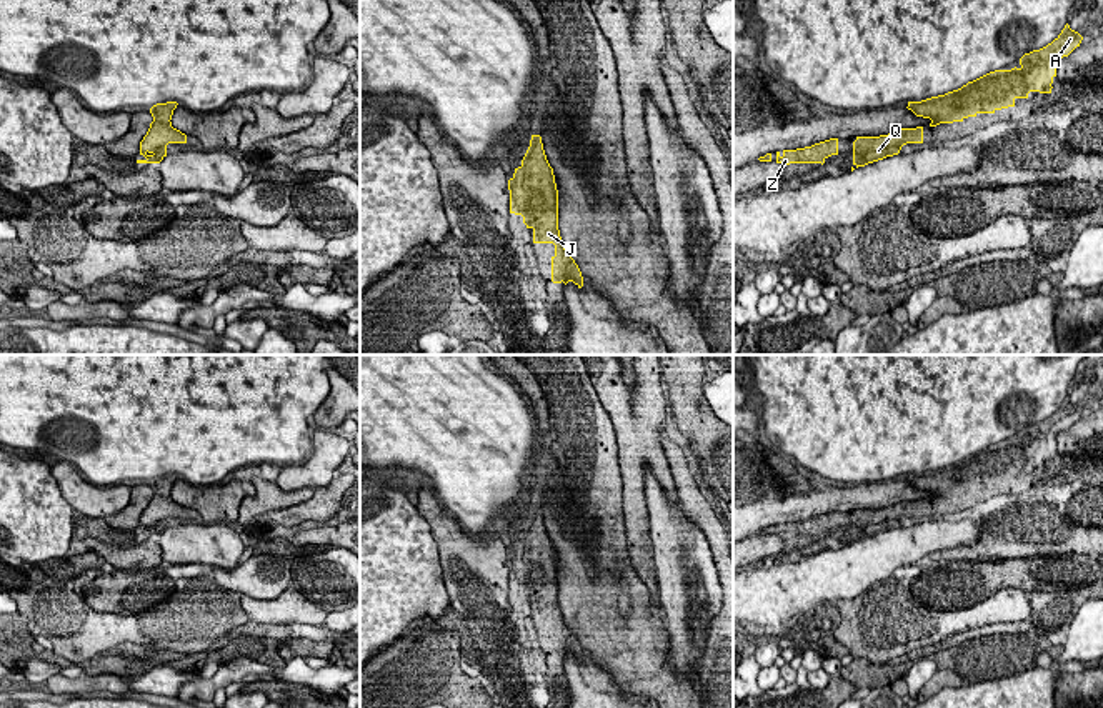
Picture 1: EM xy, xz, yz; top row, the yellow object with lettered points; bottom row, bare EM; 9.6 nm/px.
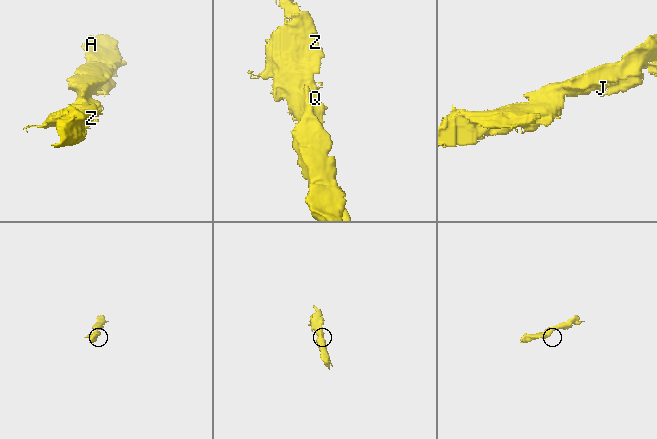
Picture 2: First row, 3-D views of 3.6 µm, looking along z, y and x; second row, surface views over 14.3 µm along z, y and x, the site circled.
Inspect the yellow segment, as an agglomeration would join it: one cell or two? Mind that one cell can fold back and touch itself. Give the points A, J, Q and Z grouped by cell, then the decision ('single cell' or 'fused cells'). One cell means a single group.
A J Q Z; single cell

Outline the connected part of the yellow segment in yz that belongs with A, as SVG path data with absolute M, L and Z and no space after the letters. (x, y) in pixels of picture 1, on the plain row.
M1066 396L1051 416L1025 426L1020 441L990 445L945 468L908 475L906 481L916 490L930 491L930 500L936 500L1015 480L1015 473L1028 471L1030 465L1051 466L1056 435L1080 420L1081 413Z

